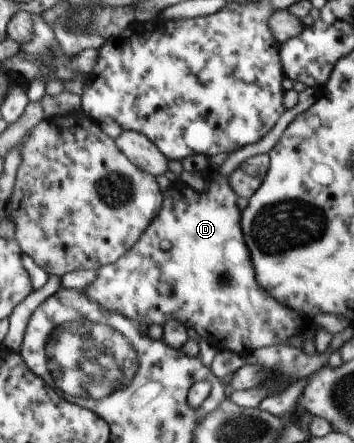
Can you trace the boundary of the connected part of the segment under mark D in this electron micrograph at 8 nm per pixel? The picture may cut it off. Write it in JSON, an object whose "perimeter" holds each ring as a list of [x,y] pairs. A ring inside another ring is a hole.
{"perimeter":[[[217,173],[217,177],[211,179],[211,181],[207,183],[208,186],[203,191],[198,192],[185,184],[183,180],[176,179],[163,191],[161,209],[159,209],[157,215],[155,215],[151,223],[147,226],[147,229],[141,234],[139,241],[137,241],[127,253],[124,253],[119,260],[115,261],[115,263],[100,267],[96,271],[95,280],[89,284],[86,289],[83,289],[83,293],[87,293],[93,302],[100,303],[101,306],[107,307],[107,309],[117,314],[124,315],[131,321],[136,321],[138,325],[140,325],[139,323],[147,323],[149,326],[161,325],[163,327],[169,320],[175,320],[181,322],[186,329],[195,329],[199,339],[207,340],[218,351],[229,350],[237,355],[244,355],[244,357],[247,357],[250,352],[254,352],[256,349],[285,343],[292,335],[299,334],[307,319],[300,313],[289,309],[288,306],[284,306],[275,299],[271,293],[263,289],[262,286],[256,282],[251,254],[244,240],[241,225],[242,212],[239,211],[236,204],[238,195],[233,191],[229,181],[229,176]]]}

